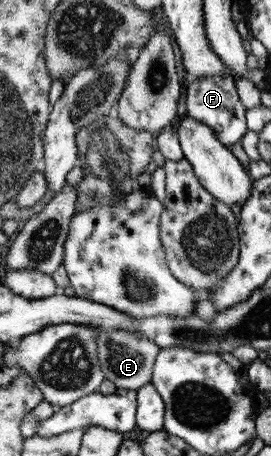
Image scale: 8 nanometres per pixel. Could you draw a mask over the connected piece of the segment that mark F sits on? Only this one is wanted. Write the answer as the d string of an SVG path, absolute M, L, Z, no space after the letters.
M228 73L213 75L213 77L199 77L189 84L187 88L186 115L197 119L207 127L213 129L213 133L226 146L232 146L237 141L243 140L243 136L249 131L246 118L246 107L243 105L235 87L235 77Z

